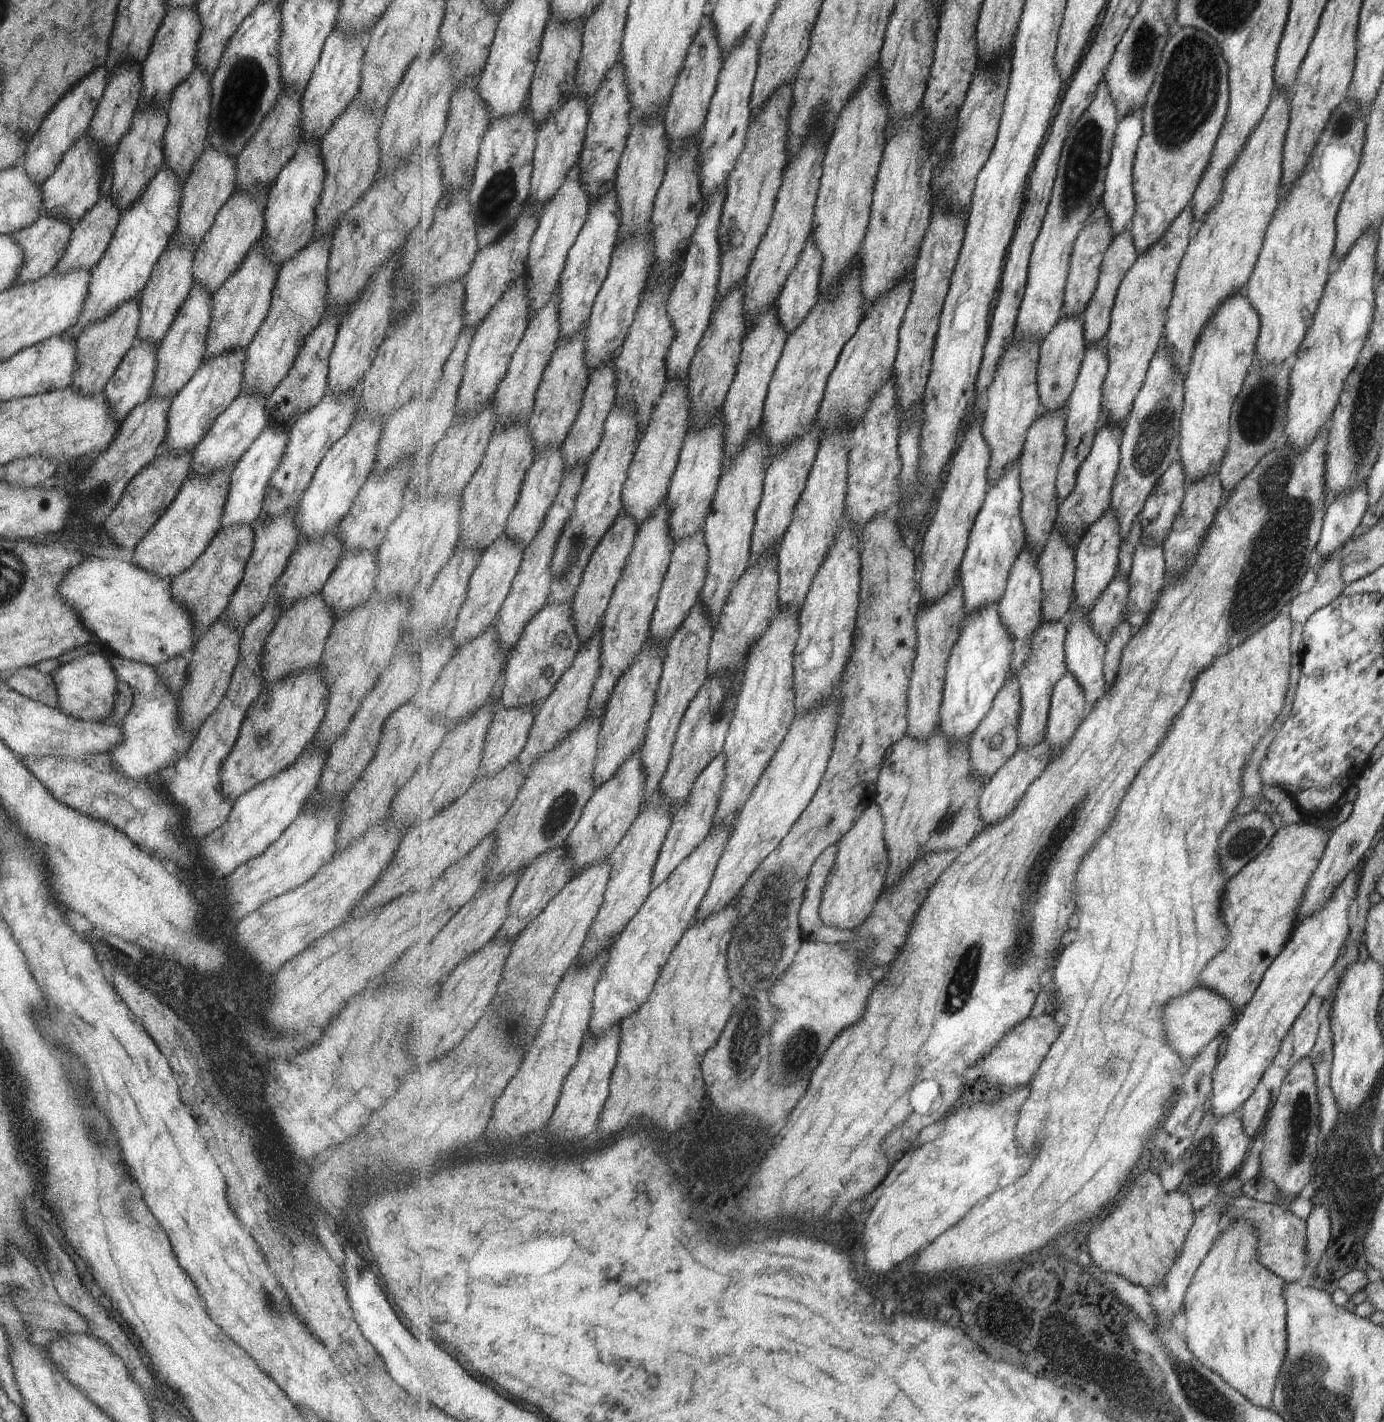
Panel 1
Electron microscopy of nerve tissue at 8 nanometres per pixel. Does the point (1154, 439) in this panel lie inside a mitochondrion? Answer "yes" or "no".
yes

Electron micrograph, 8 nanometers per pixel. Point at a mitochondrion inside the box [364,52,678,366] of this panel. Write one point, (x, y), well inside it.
(495, 200)

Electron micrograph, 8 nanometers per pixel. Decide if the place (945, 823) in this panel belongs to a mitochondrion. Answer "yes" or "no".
yes

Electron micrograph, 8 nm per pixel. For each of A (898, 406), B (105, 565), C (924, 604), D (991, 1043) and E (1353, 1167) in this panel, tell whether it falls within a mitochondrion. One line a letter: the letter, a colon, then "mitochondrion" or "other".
A: other
B: other
C: other
D: other
E: other

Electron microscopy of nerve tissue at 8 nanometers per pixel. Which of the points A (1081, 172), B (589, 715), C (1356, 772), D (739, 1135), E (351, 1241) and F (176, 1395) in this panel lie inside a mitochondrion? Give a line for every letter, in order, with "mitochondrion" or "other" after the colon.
A: mitochondrion
B: other
C: other
D: mitochondrion
E: other
F: other

